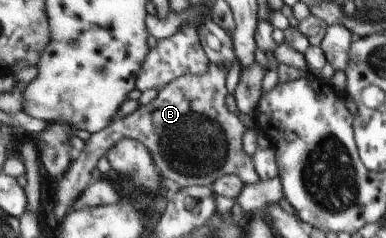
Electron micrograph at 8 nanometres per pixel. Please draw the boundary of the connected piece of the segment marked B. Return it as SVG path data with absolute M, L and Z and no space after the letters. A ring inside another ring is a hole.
M210 62L202 75L174 78L158 90L156 97L138 107L126 117L113 120L99 132L91 133L83 148L74 154L69 170L57 181L53 212L57 222L72 209L76 196L92 182L91 170L105 157L108 150L121 139L144 143L155 160L156 169L164 178L181 187L203 185L210 187L216 178L236 174L243 184L259 180L252 158L243 149L243 124L235 113L225 108L225 67Z

